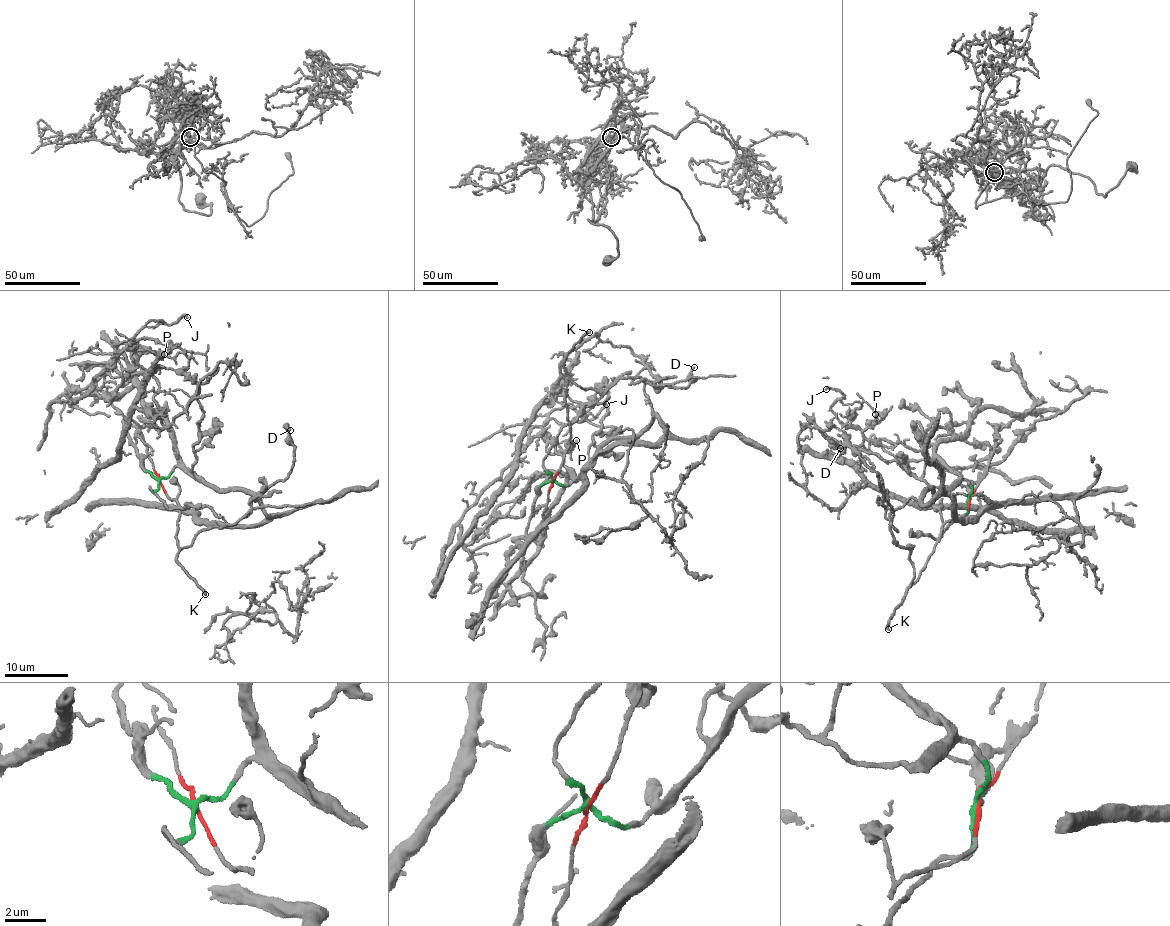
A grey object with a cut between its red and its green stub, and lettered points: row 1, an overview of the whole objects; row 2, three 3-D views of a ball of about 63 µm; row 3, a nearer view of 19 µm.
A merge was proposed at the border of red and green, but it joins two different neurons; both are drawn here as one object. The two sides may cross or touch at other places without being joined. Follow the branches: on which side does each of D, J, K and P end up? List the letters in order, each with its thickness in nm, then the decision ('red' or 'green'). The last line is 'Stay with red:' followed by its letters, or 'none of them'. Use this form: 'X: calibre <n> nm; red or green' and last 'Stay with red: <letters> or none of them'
D: calibre 170 nm; green
J: calibre 130 nm; green
K: calibre 200 nm; red
P: calibre 240 nm; green
Stay with red: K

